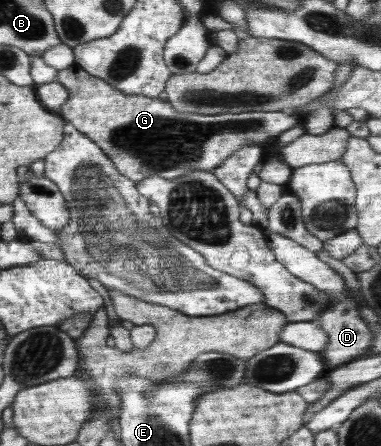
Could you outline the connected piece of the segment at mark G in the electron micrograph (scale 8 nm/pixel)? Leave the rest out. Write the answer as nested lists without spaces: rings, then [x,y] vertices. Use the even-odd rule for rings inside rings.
[[[79,66],[58,70],[56,81],[68,93],[67,101],[60,106],[59,116],[97,144],[117,171],[135,184],[154,174],[175,179],[194,170],[213,172],[242,146],[262,146],[303,123],[303,117],[291,111],[215,115],[179,113],[160,99],[124,96]]]

